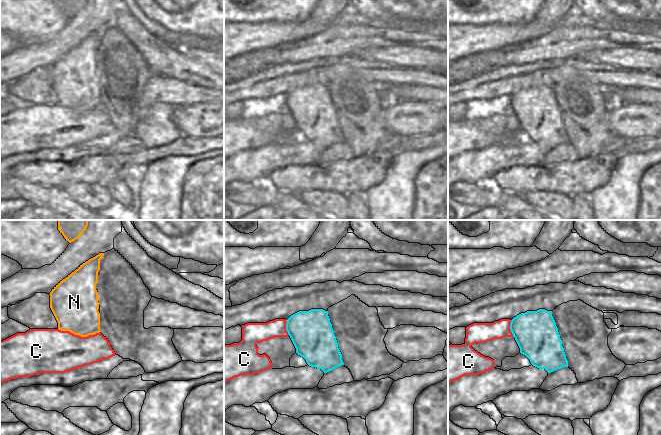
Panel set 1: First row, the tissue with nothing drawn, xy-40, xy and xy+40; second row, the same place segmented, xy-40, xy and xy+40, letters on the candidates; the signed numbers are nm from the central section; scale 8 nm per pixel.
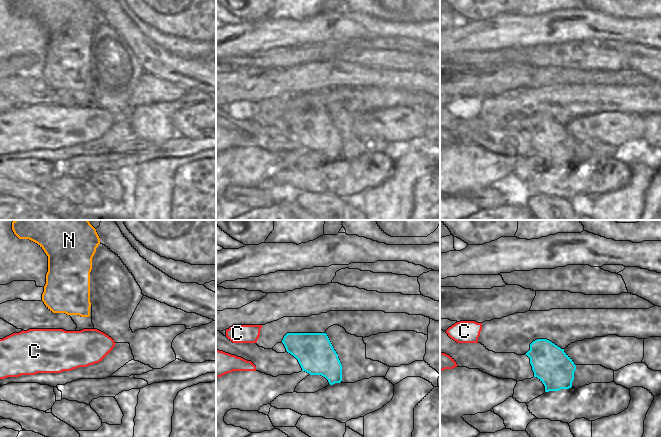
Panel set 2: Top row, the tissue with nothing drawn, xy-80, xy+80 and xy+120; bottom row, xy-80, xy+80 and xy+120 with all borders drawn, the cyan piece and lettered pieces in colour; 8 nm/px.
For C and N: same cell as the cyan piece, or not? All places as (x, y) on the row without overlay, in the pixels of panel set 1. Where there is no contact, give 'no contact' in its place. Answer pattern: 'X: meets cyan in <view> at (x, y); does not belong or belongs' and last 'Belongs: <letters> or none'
C: meets cyan in xy+40 at (510, 104); does not belong
N: no contact; belongs
Belongs: N

